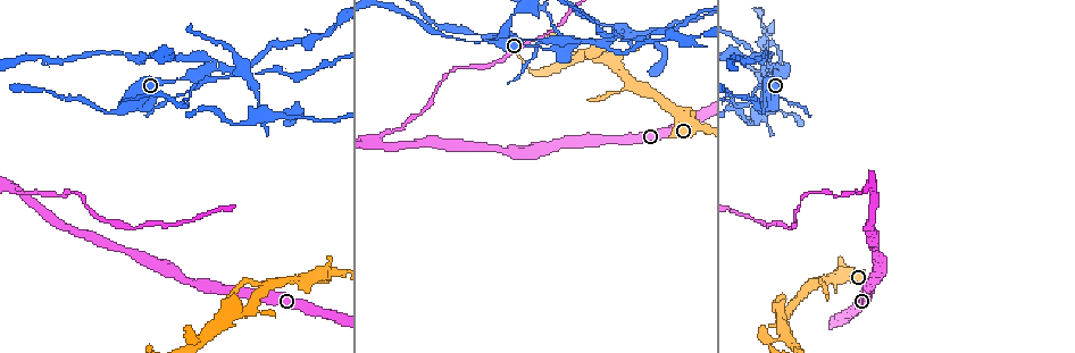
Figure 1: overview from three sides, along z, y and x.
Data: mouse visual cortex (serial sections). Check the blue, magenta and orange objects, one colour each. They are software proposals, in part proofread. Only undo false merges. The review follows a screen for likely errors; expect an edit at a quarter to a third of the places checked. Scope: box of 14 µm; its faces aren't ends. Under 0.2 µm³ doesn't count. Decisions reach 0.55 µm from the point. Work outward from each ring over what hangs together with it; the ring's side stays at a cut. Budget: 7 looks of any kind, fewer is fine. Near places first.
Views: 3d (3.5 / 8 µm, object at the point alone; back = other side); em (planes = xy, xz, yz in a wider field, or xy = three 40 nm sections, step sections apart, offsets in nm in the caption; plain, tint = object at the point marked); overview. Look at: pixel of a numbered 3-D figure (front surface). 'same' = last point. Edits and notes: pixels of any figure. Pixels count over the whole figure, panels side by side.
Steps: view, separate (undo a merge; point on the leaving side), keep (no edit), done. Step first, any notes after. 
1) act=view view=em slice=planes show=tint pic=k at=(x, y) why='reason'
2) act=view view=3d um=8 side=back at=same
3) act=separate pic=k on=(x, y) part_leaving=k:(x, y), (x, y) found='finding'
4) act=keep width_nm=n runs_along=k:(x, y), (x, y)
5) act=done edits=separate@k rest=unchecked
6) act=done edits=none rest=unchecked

act=view view=3d um=8 pic=1 at=(129, 105) why='sudden change in width'

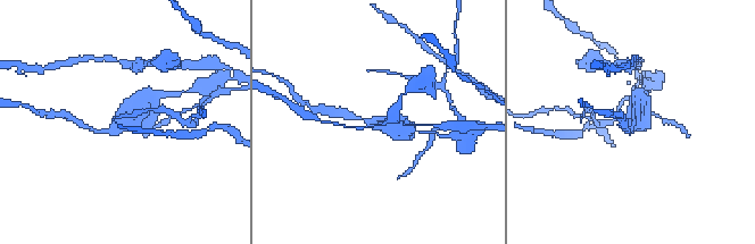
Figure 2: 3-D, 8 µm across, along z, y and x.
act=view view=3d um=3.5 pic=2 at=(125, 124) why='zoom in'

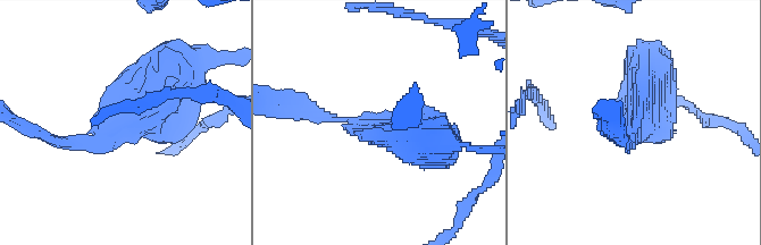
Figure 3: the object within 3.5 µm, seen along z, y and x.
act=view view=em slice=xy step=3 show=tint pic=3 at=(632, 126) arm_widths_nm=100,450

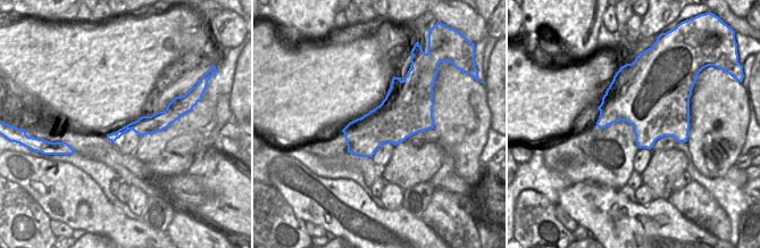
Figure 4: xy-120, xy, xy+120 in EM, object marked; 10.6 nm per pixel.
act=keep runs_along=4:(172, 115), (109, 137) found='continuous, no second cell'

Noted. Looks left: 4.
act=view view=em slice=xy step=1 show=tint pic=1 at=(768, 67) why='thick turns thin'

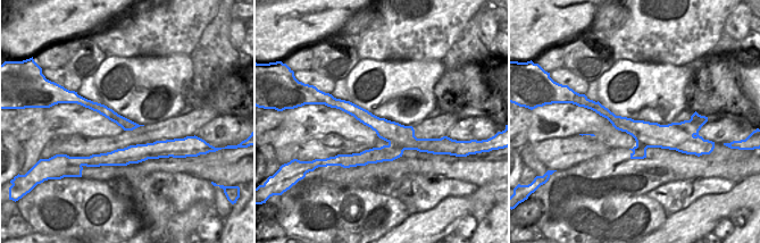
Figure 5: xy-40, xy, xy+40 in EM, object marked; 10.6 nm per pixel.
act=view view=3d um=3.5 at=same

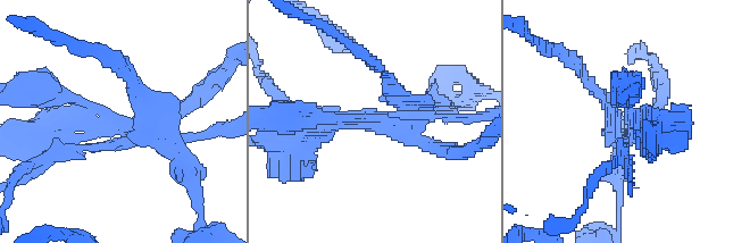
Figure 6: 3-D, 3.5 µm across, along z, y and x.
act=separate pic=6 on=(151, 95) width_nm=300 border=5:(671, 123), (692, 135) found='a second cell is stuck on'

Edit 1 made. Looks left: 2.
act=done edits=separate@6 rest=unchecked

